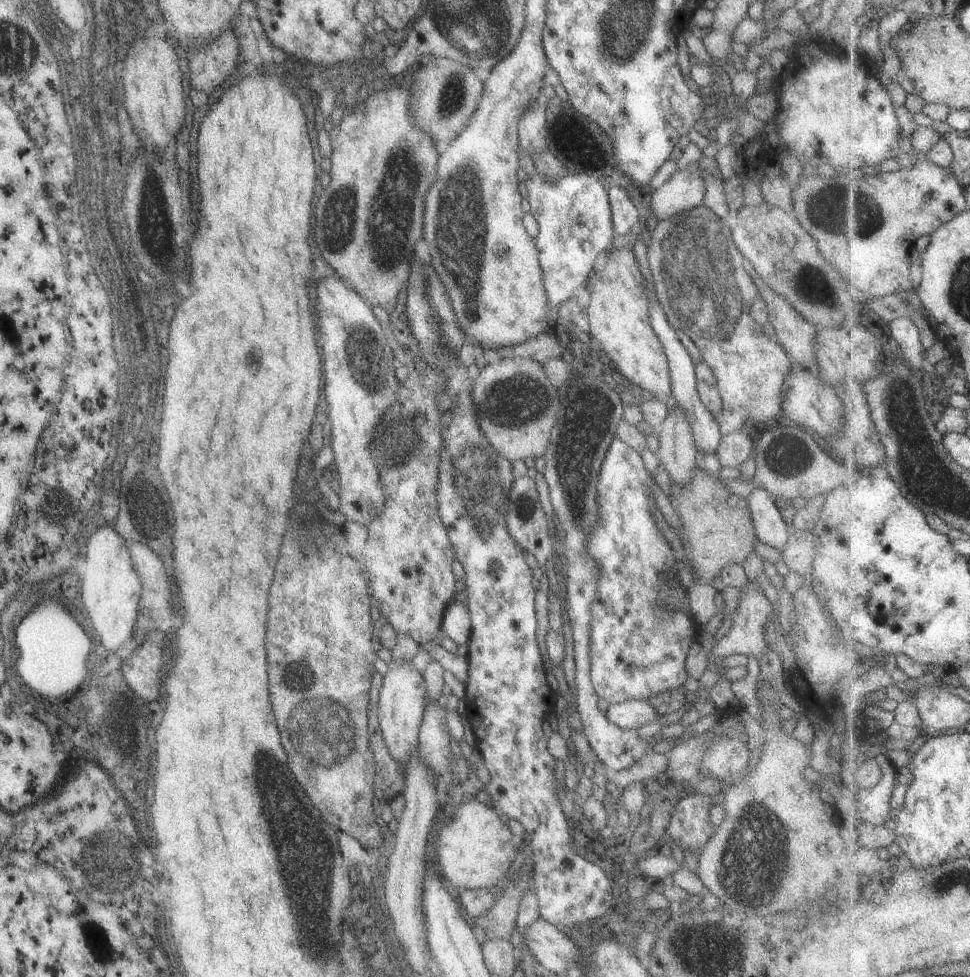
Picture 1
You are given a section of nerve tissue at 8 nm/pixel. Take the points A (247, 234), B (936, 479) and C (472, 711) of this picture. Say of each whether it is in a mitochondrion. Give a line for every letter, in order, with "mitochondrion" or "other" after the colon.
A: other
B: mitochondrion
C: other

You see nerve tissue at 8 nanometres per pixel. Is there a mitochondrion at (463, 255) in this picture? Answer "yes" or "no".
yes

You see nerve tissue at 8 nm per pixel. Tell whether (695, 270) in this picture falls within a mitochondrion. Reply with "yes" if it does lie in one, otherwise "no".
yes

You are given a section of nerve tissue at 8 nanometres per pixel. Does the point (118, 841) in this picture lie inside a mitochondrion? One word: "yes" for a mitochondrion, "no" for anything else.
yes

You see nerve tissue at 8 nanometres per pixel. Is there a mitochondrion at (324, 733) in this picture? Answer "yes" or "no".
yes

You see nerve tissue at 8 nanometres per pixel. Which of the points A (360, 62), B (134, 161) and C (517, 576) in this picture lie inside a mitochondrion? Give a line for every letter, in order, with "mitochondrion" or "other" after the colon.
A: other
B: other
C: other

